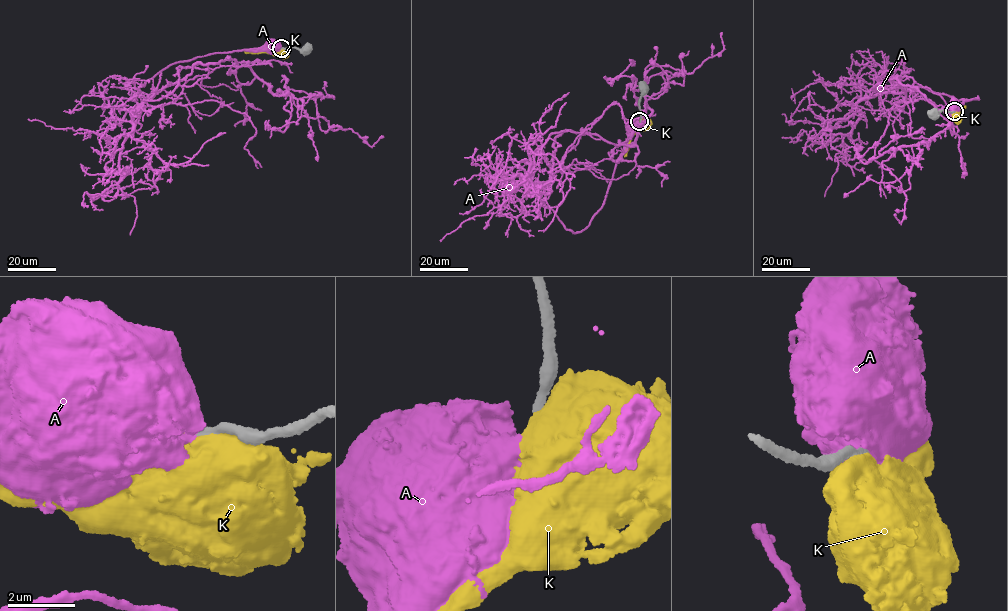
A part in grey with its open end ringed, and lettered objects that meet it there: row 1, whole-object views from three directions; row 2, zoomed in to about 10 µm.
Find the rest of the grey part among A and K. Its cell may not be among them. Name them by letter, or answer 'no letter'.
no letter

